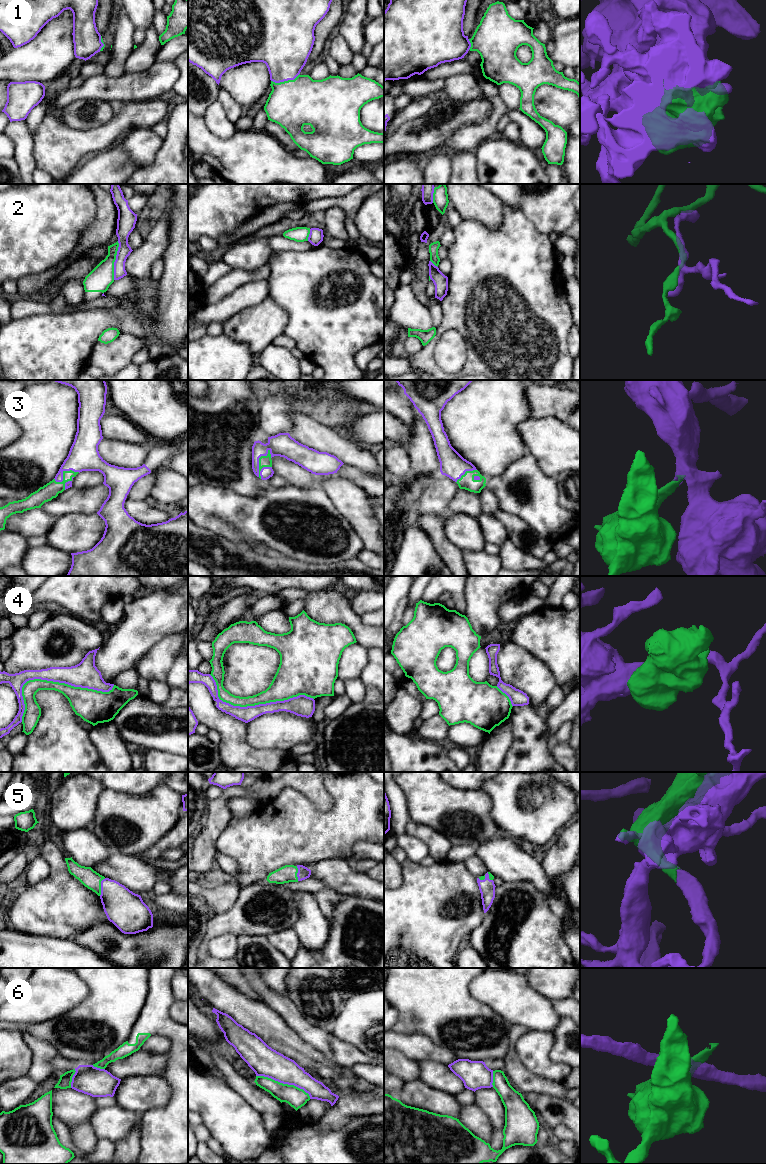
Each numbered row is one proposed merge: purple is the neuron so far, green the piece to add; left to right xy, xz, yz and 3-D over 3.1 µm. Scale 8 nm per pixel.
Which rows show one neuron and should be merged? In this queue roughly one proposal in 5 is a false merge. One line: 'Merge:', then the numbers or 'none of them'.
Merge: 1, 3, 5

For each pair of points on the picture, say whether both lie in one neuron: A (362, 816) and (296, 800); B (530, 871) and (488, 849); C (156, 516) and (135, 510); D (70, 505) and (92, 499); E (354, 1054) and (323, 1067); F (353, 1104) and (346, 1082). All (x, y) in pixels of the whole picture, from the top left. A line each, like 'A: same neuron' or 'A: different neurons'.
A: same neuron
B: same neuron
C: same neuron
D: same neuron
E: different neurons
F: different neurons

